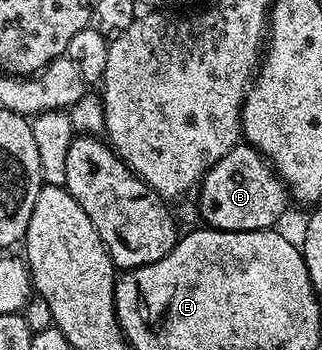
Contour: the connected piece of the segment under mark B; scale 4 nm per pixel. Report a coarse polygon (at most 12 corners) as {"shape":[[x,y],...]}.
{"shape":[[247,142],[198,185],[223,232],[275,229],[290,193]]}

